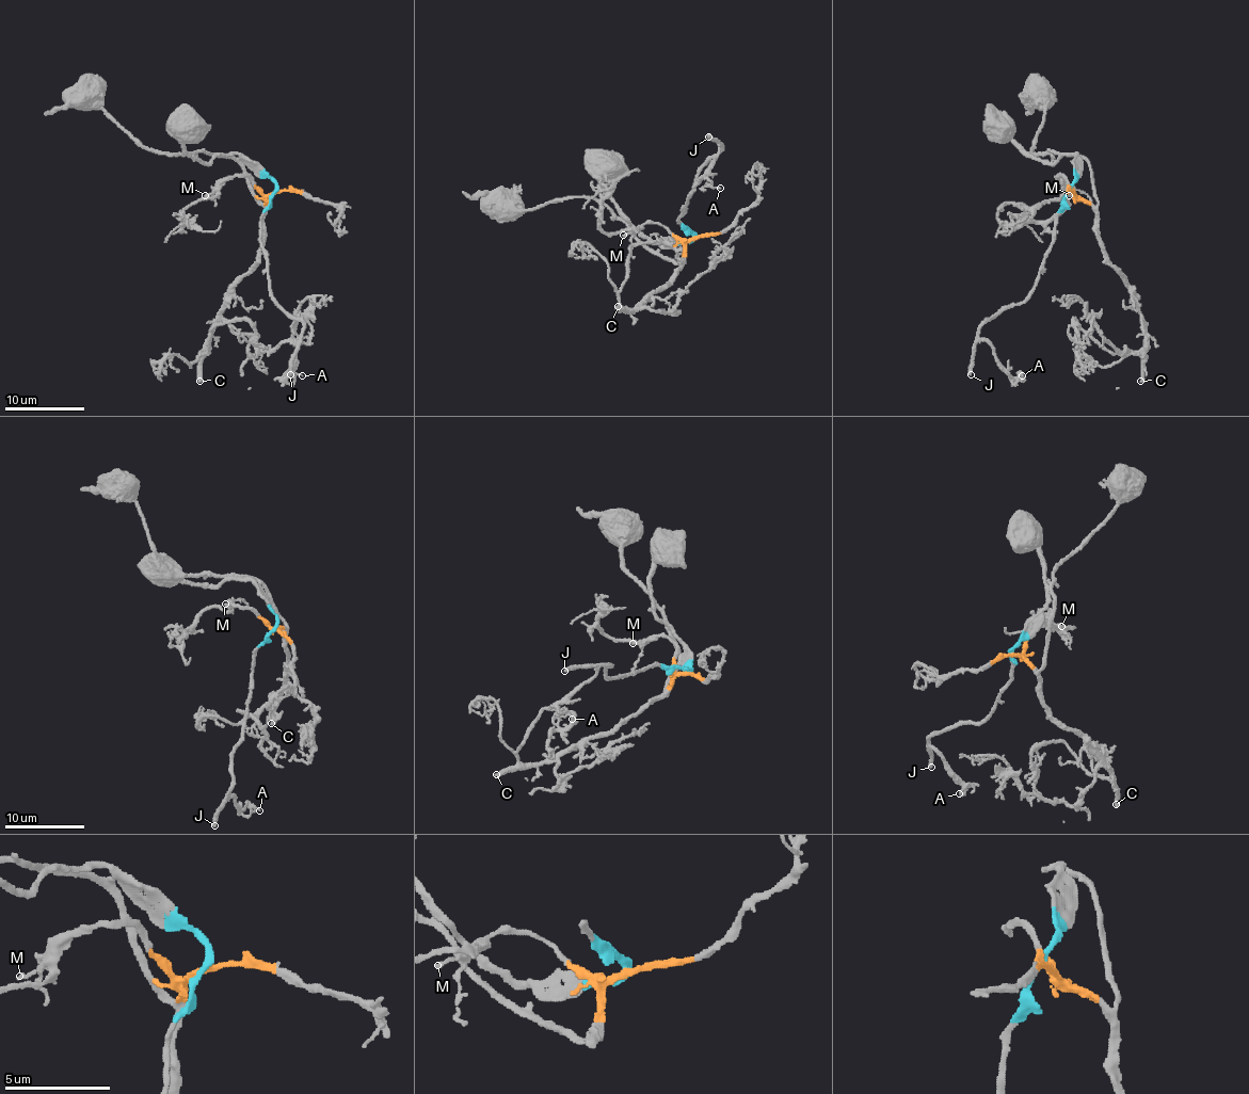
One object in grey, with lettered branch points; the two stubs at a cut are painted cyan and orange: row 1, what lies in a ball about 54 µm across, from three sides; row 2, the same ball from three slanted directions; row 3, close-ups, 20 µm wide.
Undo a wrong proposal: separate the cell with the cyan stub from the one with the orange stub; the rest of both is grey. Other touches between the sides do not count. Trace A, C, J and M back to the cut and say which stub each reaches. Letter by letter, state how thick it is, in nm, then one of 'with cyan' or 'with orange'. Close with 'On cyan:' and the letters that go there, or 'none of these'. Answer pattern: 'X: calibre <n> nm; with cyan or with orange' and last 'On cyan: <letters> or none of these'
A: calibre 110 nm; with cyan
C: calibre 400 nm; with orange
J: calibre 320 nm; with cyan
M: calibre 160 nm; with orange
On cyan: A, J

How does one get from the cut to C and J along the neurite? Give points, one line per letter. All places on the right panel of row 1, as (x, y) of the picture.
C: (1070, 191), (1095, 213), (1095, 237), (1140, 311), (1143, 333), (1140, 381)
J: (1070, 191), (1066, 195), (1066, 205), (1056, 220), (1044, 269), (1029, 293), (983, 323), (972, 355), (970, 375)

